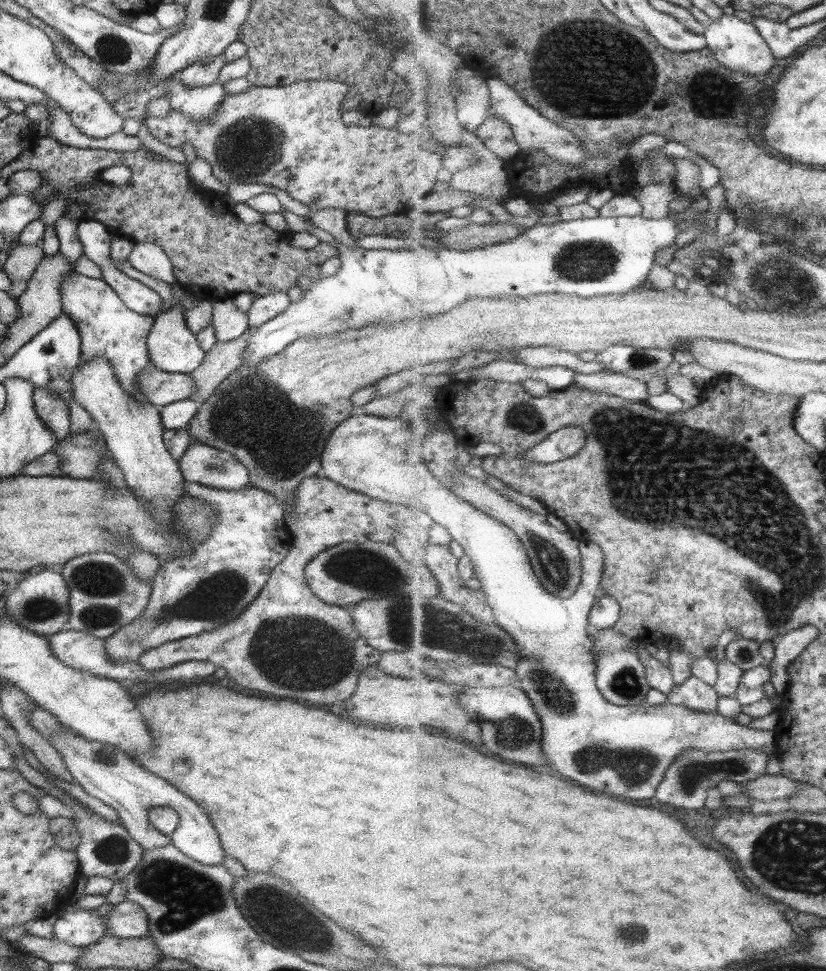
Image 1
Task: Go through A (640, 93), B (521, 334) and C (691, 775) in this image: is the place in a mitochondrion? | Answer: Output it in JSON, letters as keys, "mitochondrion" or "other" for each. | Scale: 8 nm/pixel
{"A":"mitochondrion","B":"other","C":"mitochondrion"}

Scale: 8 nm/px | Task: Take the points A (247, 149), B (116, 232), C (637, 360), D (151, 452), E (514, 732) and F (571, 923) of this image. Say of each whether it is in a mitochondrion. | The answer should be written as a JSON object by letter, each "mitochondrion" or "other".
{"A":"mitochondrion","B":"other","C":"mitochondrion","D":"other","E":"mitochondrion","F":"other"}

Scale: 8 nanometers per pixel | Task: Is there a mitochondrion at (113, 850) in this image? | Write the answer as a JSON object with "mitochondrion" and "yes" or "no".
{"mitochondrion":"yes"}

